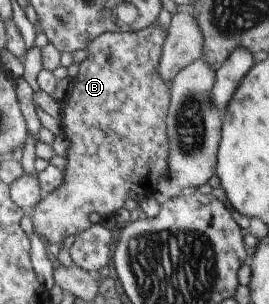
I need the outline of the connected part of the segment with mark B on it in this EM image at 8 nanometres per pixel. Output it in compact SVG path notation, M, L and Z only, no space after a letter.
M156 20L145 28L138 31L119 32L105 31L100 34L94 41L91 41L87 46L87 56L78 64L77 74L71 78L73 83L72 90L62 101L62 119L61 134L68 142L66 150L67 163L64 167L61 184L53 189L50 193L46 193L41 198L34 208L26 211L32 222L32 230L34 234L44 236L48 244L61 242L66 236L79 234L86 228L91 226L89 222L89 214L99 214L103 220L115 216L115 212L123 206L123 202L127 198L134 199L136 202L141 201L145 197L151 197L156 192L156 184L160 180L167 179L168 175L168 140L166 135L166 114L168 102L170 99L170 86L172 81L164 81L160 77L158 71L159 59L163 41L166 37L166 30L157 25Z

